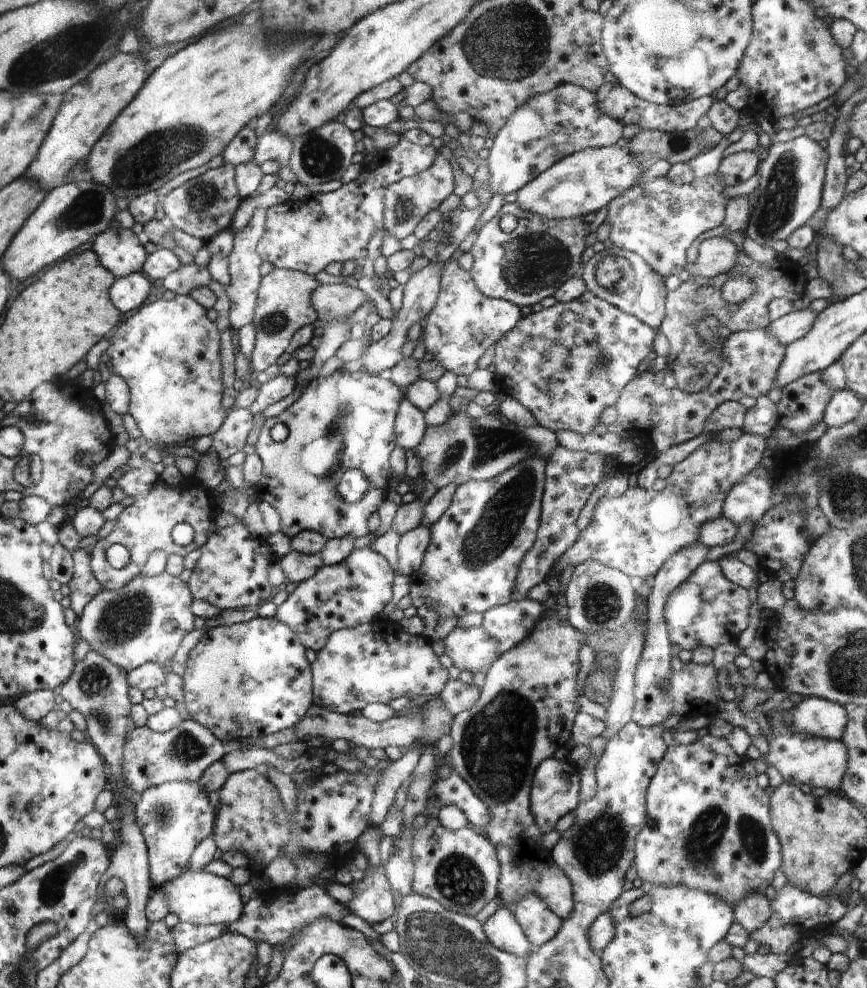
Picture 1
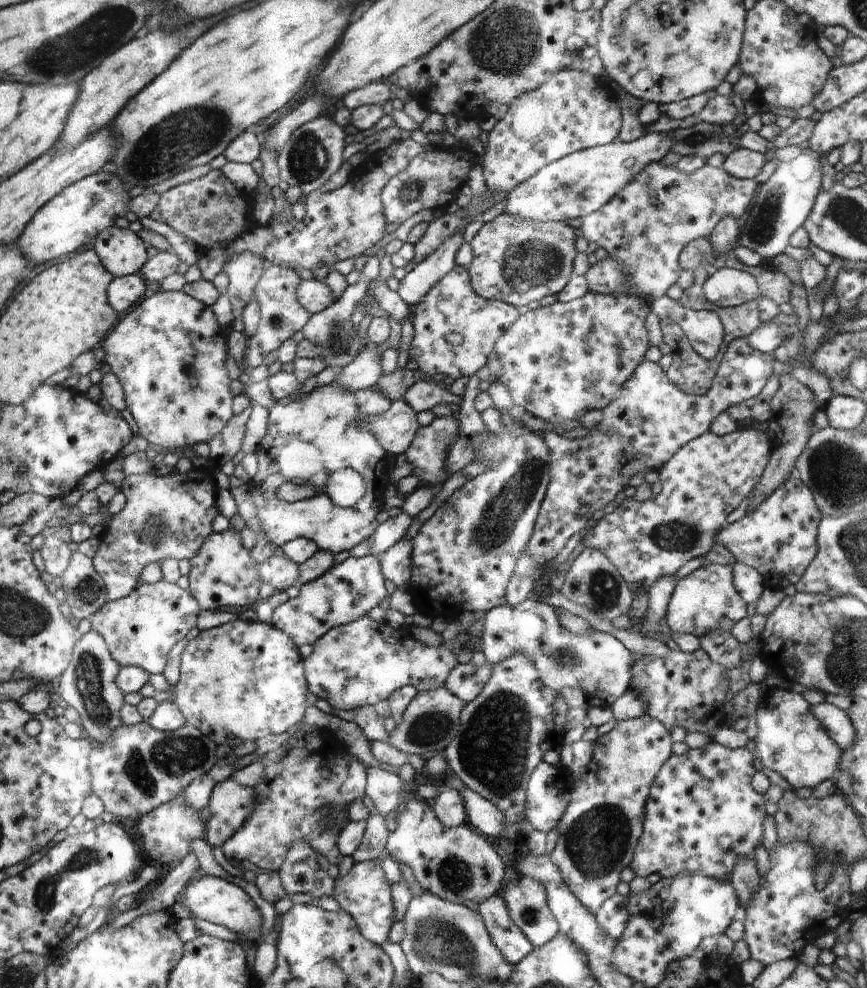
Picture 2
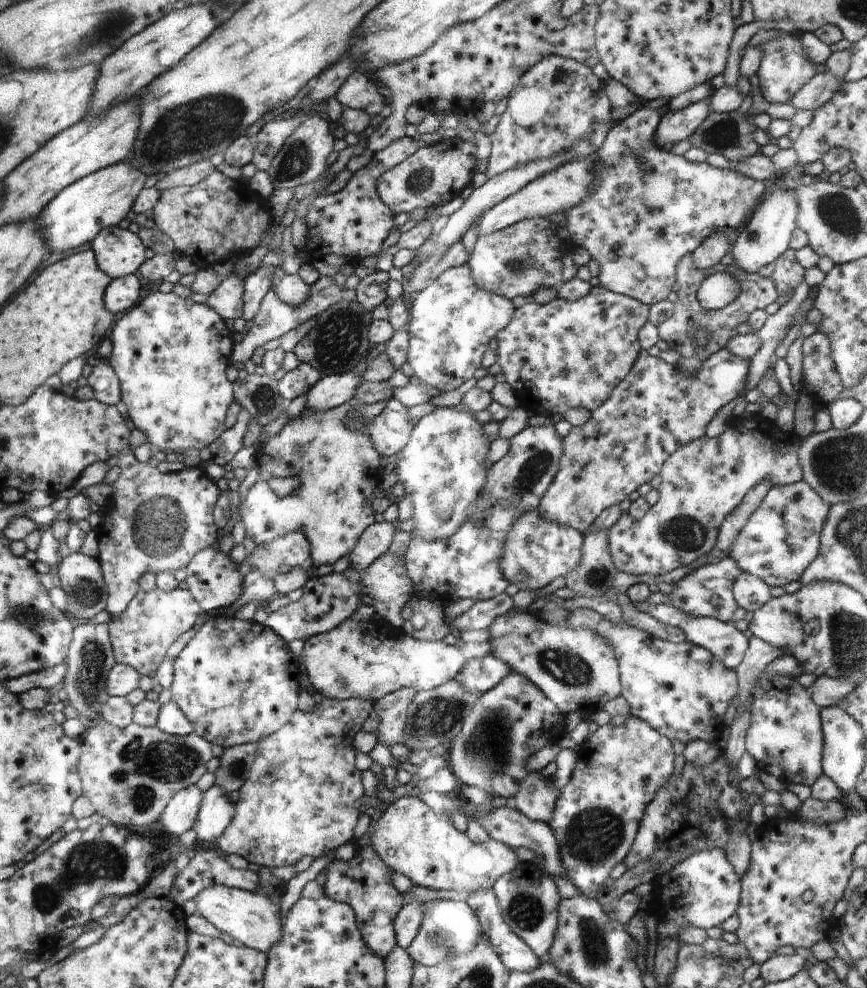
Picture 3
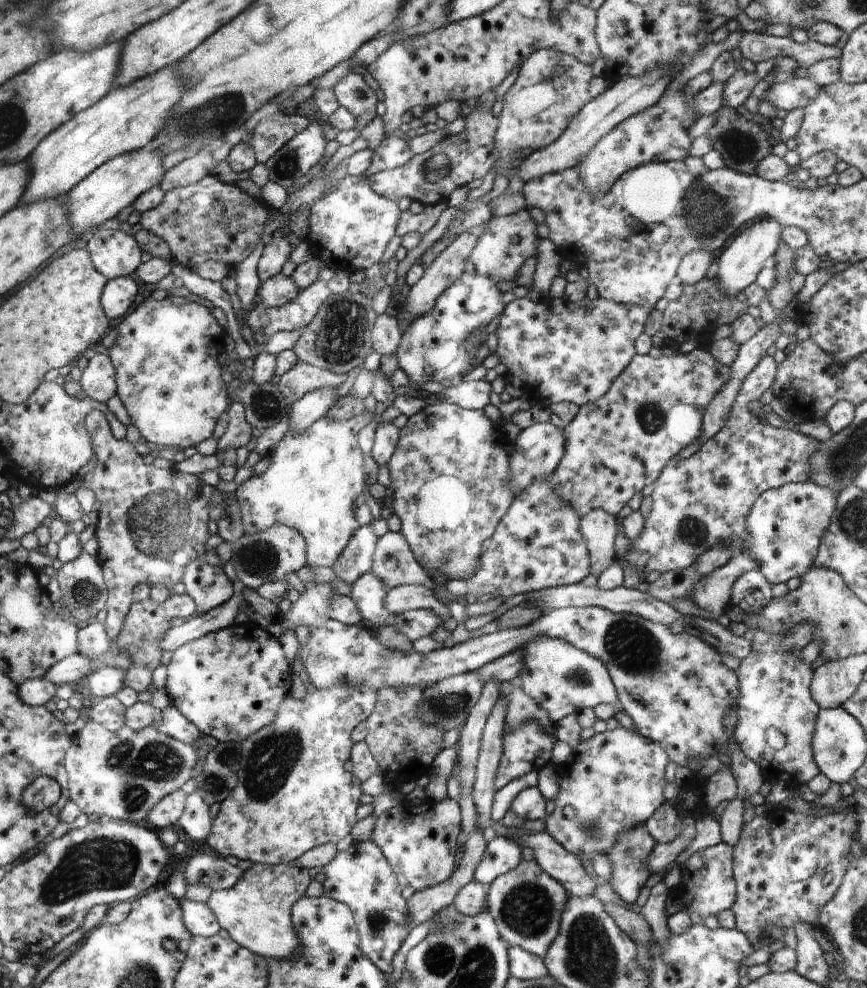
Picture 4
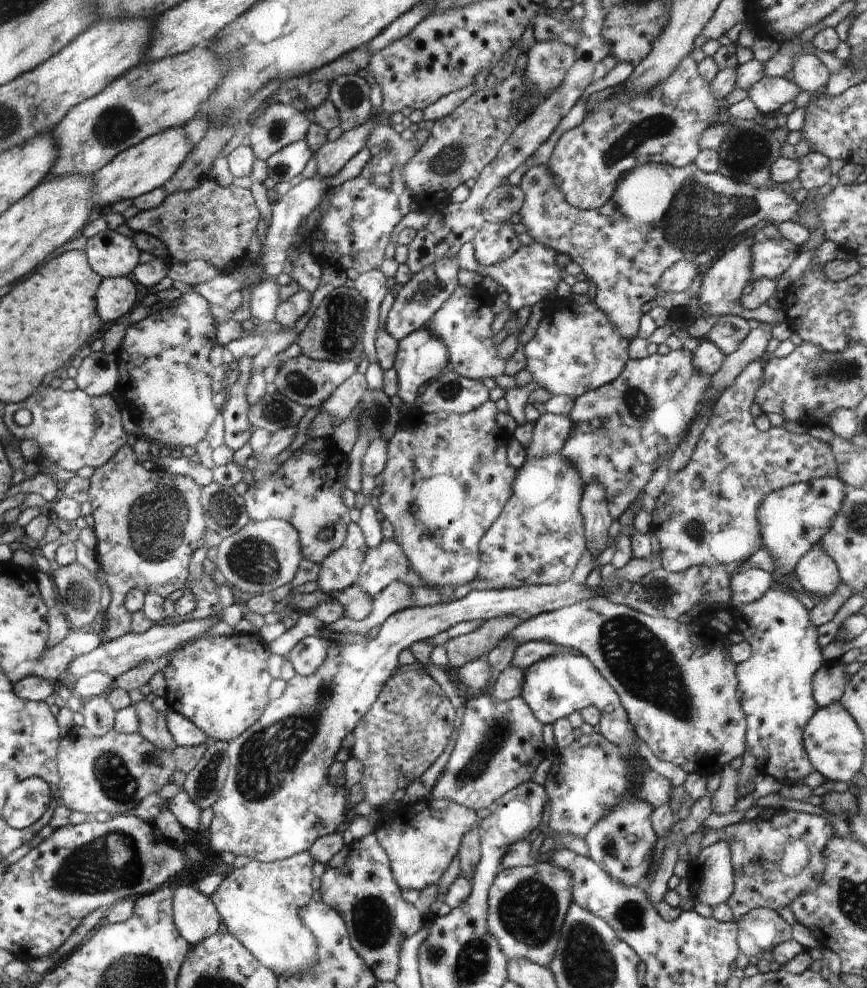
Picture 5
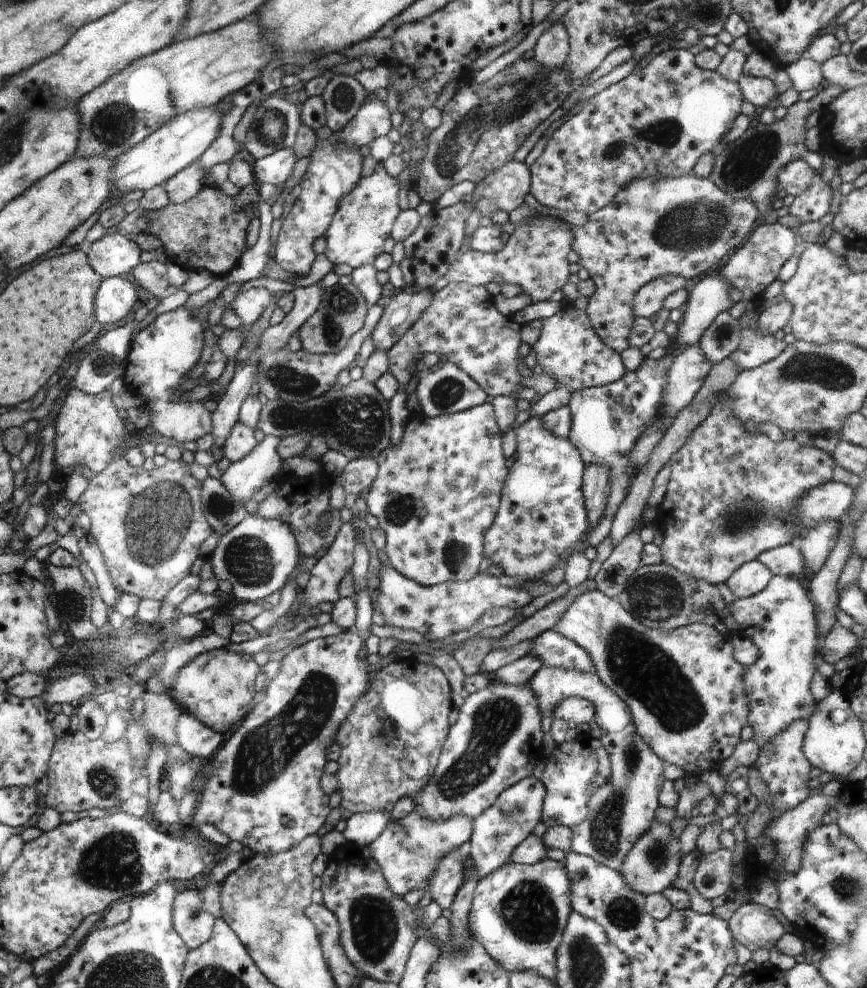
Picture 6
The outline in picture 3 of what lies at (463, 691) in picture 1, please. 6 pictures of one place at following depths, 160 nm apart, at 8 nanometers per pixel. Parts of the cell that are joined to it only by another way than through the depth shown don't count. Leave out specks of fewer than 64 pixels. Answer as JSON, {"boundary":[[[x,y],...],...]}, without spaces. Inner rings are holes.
{"boundary":[[[491,654],[468,660],[468,664],[455,676],[456,682],[466,686],[470,692],[487,692],[508,677],[512,668]]]}

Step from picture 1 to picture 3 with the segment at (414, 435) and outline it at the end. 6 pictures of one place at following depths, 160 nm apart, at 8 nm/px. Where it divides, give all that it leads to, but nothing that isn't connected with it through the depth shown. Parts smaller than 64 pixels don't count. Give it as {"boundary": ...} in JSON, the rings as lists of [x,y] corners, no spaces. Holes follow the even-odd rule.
{"boundary":[[[392,398],[382,413],[367,424],[366,431],[381,457],[396,455],[404,448],[413,428],[410,420],[406,407]]]}

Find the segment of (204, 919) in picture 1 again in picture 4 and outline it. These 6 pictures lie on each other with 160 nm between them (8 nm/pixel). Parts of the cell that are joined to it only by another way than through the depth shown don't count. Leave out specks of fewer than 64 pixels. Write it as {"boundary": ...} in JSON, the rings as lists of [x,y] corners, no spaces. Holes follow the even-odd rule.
{"boundary":[[[297,862],[279,865],[254,863],[232,888],[212,891],[206,904],[232,940],[265,959],[286,959],[300,944],[291,911],[303,898],[308,884],[310,874]]]}

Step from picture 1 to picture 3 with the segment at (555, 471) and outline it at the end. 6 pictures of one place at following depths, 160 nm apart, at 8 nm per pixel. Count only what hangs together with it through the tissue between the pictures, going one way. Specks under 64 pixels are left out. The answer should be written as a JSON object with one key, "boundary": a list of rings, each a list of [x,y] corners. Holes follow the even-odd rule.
{"boundary":[[[725,348],[709,354],[702,362],[704,364],[698,372],[684,374],[677,365],[668,364],[659,357],[650,356],[646,350],[640,350],[630,372],[612,390],[604,404],[590,411],[588,420],[581,426],[572,426],[568,436],[563,438],[564,450],[558,473],[539,505],[544,516],[584,534],[602,511],[631,497],[638,488],[658,475],[668,456],[678,448],[704,438],[706,428],[718,410],[737,399],[744,390],[749,362],[740,360]],[[506,593],[492,599],[476,601],[468,612],[454,619],[454,628],[459,632],[487,630],[498,616],[511,613],[512,608],[514,602]]]}

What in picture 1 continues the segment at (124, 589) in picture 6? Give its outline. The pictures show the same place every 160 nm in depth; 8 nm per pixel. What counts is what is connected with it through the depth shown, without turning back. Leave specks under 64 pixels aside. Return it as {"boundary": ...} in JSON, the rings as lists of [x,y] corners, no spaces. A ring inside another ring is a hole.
{"boundary":[[[183,476],[177,486],[169,486],[164,481],[158,480],[152,484],[152,488],[148,492],[136,494],[134,502],[124,508],[118,518],[114,530],[110,532],[103,540],[98,540],[91,553],[91,569],[94,570],[95,578],[100,582],[105,590],[122,590],[136,576],[142,575],[150,554],[160,550],[166,554],[176,554],[182,557],[188,555],[193,550],[203,547],[206,538],[208,538],[208,528],[212,524],[212,504],[210,504],[210,496],[204,484],[193,476]],[[188,522],[194,530],[194,540],[187,546],[176,545],[171,540],[171,531],[176,524]],[[112,544],[122,544],[130,550],[130,562],[128,566],[122,569],[112,568],[110,562],[106,560],[106,548]]]}

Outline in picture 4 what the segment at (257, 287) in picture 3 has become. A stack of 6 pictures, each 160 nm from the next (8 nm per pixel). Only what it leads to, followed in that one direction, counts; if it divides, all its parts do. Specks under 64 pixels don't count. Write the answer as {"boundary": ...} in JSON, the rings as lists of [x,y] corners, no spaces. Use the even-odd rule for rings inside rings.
{"boundary":[[[290,228],[274,231],[271,236],[272,242],[263,246],[261,257],[257,264],[257,271],[261,284],[271,276],[278,274],[282,266],[290,259],[292,246],[288,242]]]}

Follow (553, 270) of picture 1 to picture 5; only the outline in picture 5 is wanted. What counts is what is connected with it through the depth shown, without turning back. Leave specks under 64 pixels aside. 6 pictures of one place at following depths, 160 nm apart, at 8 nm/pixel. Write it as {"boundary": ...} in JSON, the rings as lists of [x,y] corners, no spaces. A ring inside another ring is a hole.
{"boundary":[[[508,220],[503,223],[484,221],[472,243],[477,262],[484,267],[508,260],[520,247],[518,233]]]}

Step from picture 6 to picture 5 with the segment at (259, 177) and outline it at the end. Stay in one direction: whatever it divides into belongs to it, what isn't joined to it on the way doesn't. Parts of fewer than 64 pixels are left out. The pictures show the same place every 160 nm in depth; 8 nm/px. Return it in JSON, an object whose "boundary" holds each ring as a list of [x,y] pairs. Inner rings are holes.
{"boundary":[[[305,138],[275,152],[265,160],[270,180],[273,180],[275,184],[289,182],[304,170],[304,166],[313,154]]]}

